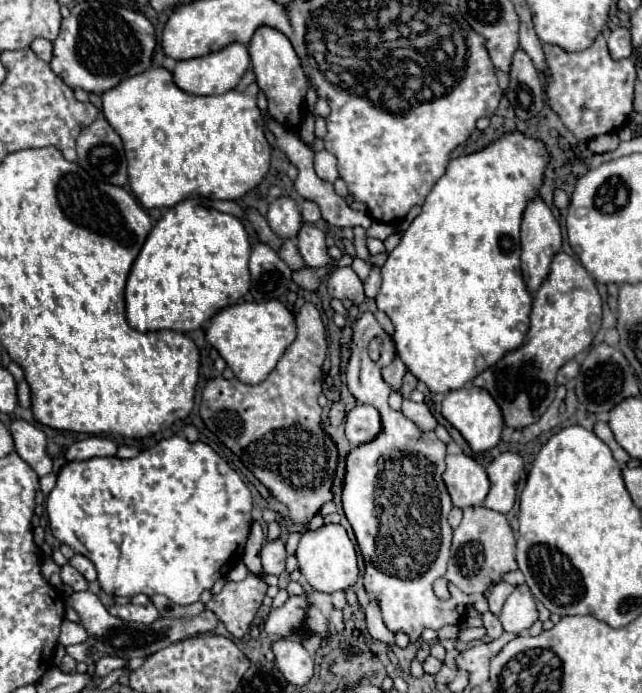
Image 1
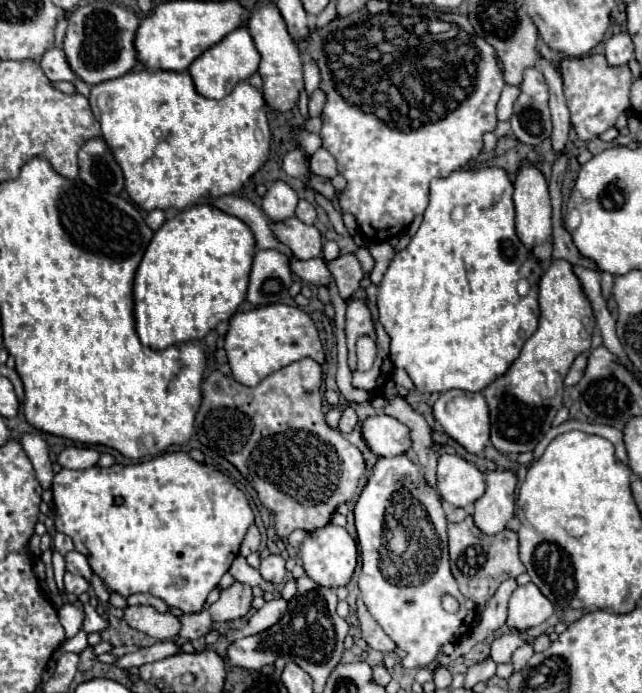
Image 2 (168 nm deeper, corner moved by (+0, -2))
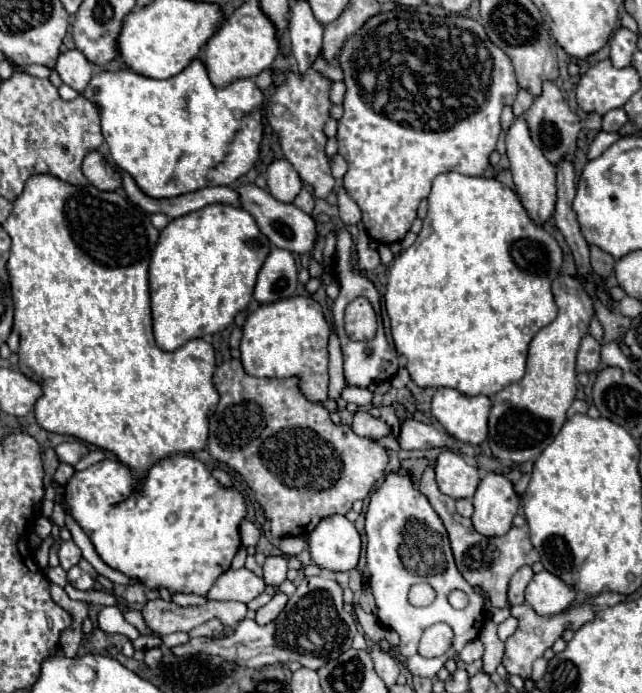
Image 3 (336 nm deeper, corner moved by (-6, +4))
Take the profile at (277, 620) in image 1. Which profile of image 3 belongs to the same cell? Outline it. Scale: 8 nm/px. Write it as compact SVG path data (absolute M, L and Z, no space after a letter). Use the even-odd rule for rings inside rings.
M275 593L273 599L257 611L255 621L257 621L259 625L267 625L267 623L271 623L271 621L283 611L283 605L285 605L285 603L287 603L287 595L285 595L285 593Z

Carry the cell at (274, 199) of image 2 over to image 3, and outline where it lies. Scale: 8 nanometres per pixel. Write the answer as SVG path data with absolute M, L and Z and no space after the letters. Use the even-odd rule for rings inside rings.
M285 159L273 161L267 169L267 189L269 193L283 203L293 203L301 191L301 179L295 173L293 165Z

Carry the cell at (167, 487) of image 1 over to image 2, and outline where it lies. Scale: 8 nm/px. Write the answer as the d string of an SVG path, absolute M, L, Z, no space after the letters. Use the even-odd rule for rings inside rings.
M183 451L163 453L163 455L159 455L159 457L151 459L151 461L143 461L143 463L137 463L137 465L111 465L107 469L89 467L89 469L77 469L77 471L61 469L55 475L55 479L53 479L53 499L55 499L55 507L57 507L57 513L55 513L55 527L57 527L57 531L61 531L61 533L65 533L65 535L69 535L73 539L75 549L81 551L89 559L89 565L95 571L111 569L111 585L109 587L113 591L117 591L123 597L133 595L133 593L151 593L151 595L163 599L167 605L179 607L185 613L201 611L209 591L219 585L219 579L229 569L233 559L237 557L239 545L241 545L249 525L253 525L253 511L251 511L245 495L221 471L217 471L217 469L213 469L209 465L201 465L201 463L193 461ZM115 497L123 497L123 505L115 505L113 503Z

